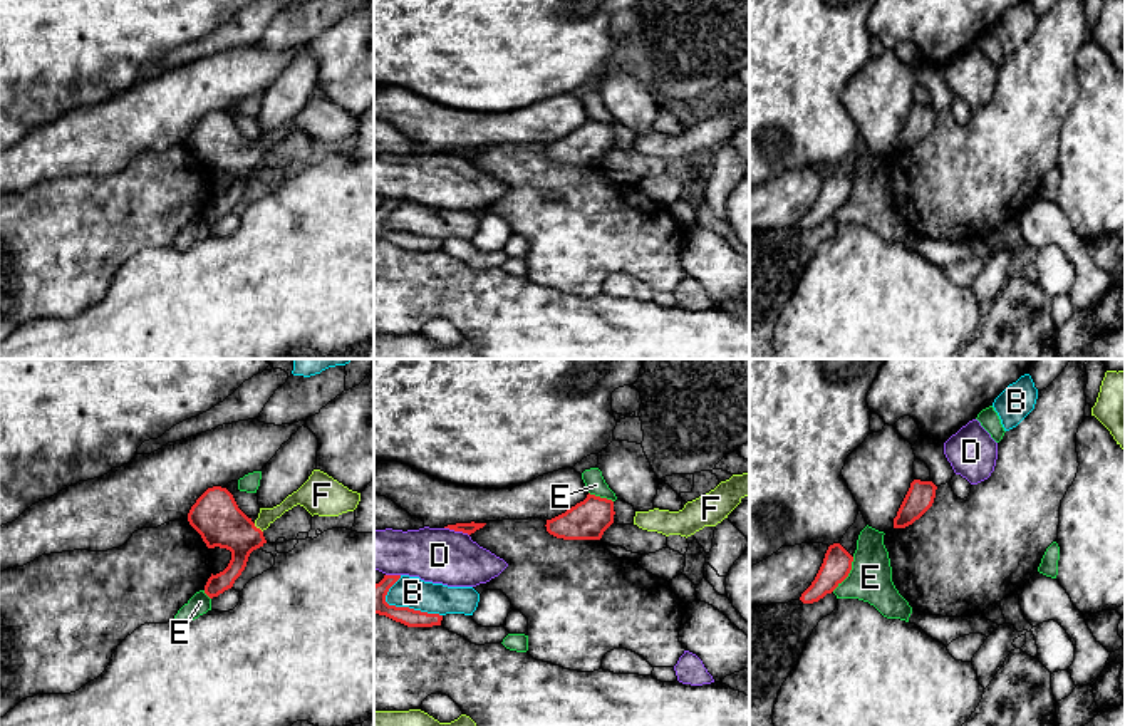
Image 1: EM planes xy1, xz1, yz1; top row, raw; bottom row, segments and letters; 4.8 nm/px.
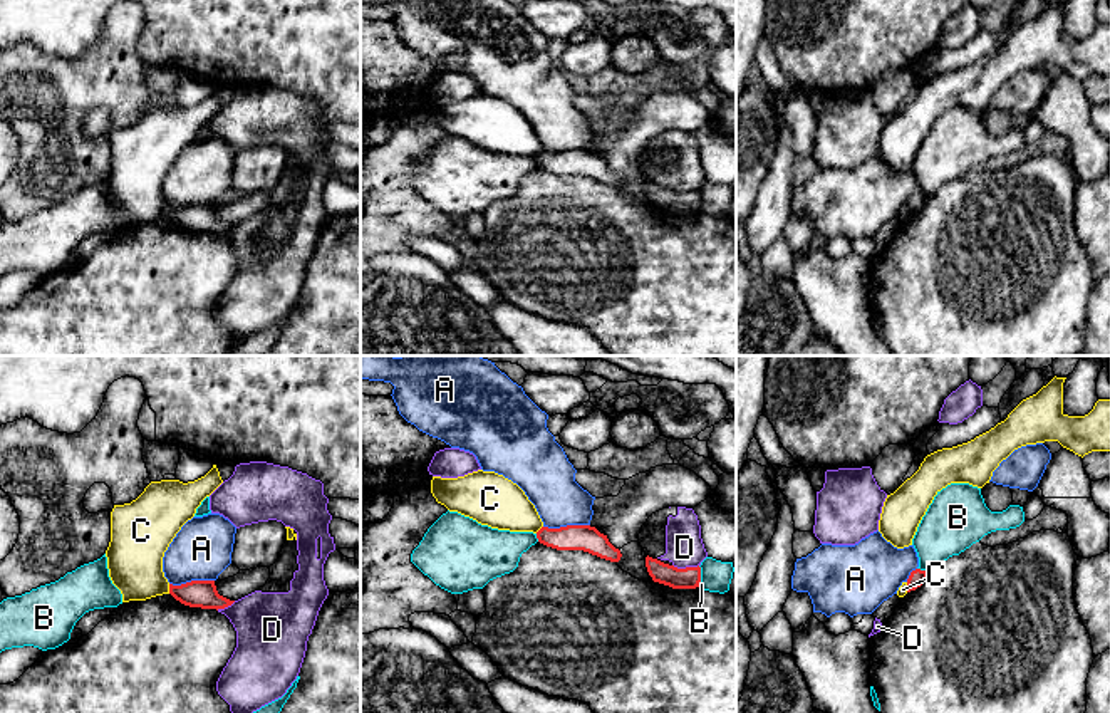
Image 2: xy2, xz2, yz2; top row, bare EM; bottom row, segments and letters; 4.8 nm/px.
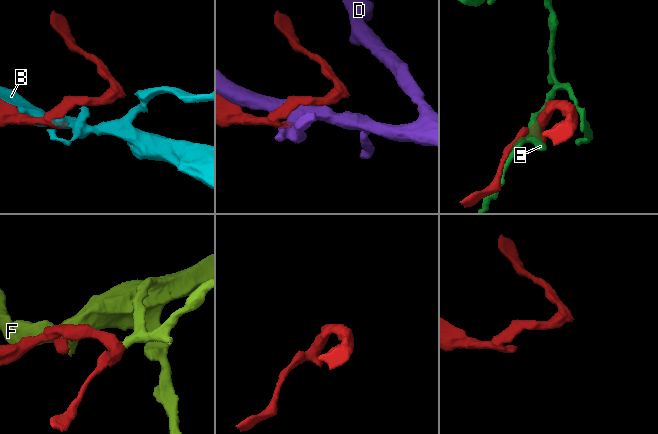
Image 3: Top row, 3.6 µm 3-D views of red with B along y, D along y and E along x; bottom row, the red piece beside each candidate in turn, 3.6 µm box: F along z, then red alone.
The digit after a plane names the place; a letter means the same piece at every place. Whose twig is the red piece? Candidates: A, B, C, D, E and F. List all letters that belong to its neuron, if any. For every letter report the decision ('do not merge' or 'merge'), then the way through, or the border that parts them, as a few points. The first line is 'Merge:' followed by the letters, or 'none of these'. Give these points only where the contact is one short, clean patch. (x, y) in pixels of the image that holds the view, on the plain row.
Merge: F
A: do not merge; border xz2 (589, 148), (544, 151)
B: do not merge
C: do not merge; border xy2 (168, 208), (170, 217)
D: do not merge
E: do not merge
F: merge; way xy1 (215, 140), (230, 153), (259, 153), (267, 140)

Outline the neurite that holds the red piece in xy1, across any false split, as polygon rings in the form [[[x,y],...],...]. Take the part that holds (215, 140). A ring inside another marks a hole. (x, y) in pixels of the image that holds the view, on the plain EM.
[[[314,94],[308,104],[280,129],[260,132],[258,143],[253,146],[238,132],[226,112],[208,112],[191,131],[188,146],[208,173],[226,173],[231,176],[231,184],[223,196],[211,198],[205,218],[213,223],[231,213],[245,194],[250,178],[267,168],[263,156],[293,131],[303,131],[312,141],[339,141],[354,136],[359,126],[360,117],[349,114],[320,94]]]

